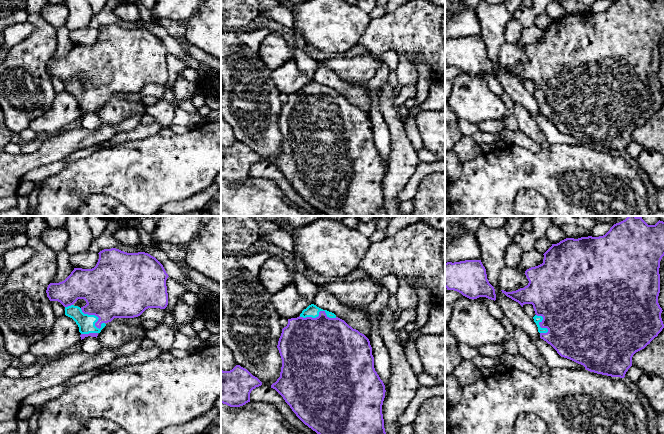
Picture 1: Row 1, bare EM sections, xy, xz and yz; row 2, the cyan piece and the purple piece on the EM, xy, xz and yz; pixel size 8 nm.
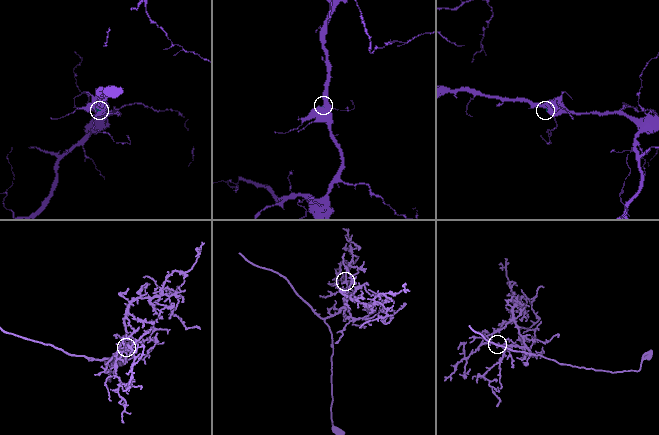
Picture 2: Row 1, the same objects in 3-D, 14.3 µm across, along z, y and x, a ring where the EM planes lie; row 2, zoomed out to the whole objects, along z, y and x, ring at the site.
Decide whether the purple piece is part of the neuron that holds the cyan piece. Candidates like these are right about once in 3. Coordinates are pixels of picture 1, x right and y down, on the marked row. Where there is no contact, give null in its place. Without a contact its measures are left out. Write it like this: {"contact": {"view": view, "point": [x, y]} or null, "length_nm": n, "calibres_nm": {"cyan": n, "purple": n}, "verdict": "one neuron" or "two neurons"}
{"contact": {"view": "xz", "point": [318, 314]}, "length_nm": 300, "calibres_nm": {"cyan": 100, "purple": 460}, "verdict": "one neuron"}

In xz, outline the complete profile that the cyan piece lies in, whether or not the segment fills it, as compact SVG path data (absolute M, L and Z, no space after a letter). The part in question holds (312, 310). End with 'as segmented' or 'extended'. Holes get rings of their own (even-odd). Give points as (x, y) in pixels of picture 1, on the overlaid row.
M311 304L299 317L288 319L277 348L282 367L280 377L271 388L283 397L305 425L317 434L386 434L382 414L385 385L375 371L372 347L364 334L334 313Z; extended

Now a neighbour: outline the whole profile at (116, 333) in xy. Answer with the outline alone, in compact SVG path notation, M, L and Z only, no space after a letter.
M117 320L105 323L106 326L98 333L97 340L101 346L116 349L135 338L146 338L146 330L142 325L133 325Z

